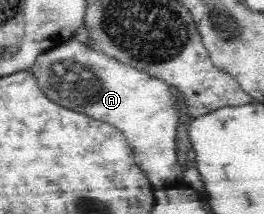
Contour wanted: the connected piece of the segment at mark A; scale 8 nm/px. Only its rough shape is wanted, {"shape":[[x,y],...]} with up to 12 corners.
{"shape":[[73,36],[30,72],[121,130],[155,190],[182,184],[168,83]]}

